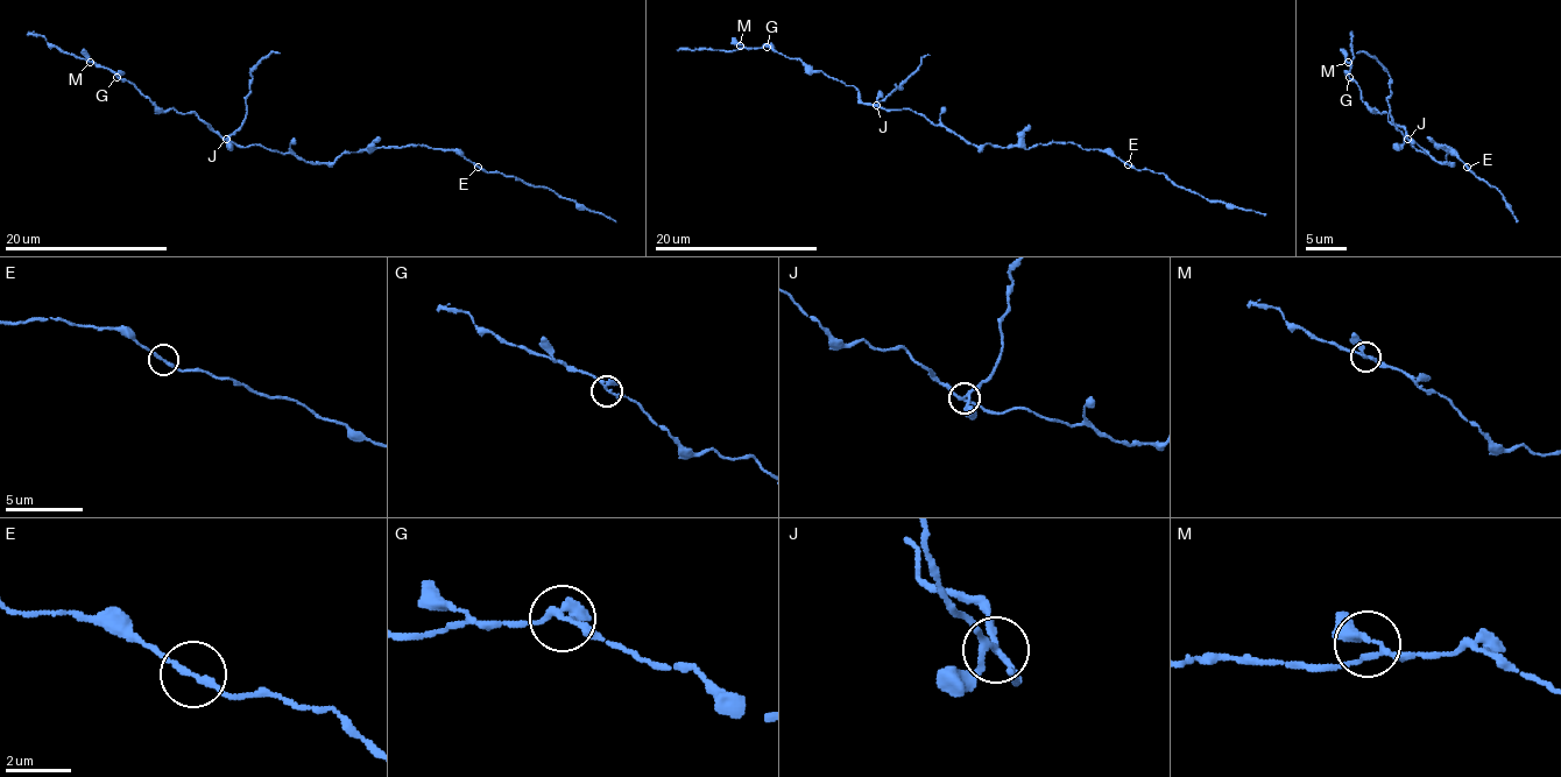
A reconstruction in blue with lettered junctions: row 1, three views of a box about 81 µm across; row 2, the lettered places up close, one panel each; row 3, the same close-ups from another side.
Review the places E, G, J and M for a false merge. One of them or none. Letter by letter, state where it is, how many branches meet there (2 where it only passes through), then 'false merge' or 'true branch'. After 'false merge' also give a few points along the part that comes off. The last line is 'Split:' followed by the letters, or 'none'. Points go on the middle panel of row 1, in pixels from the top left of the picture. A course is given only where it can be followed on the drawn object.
E: at (1128, 164); 2 branches meet; true branch
G: at (767, 47); 3 branches meet; true branch
J: at (876, 105); 4 branches meet; false merge; foreign part runs (877, 105), (895, 86), (902, 89), (922, 59), (930, 55)
M: at (740, 46); 3 branches meet; true branch
Split: J

